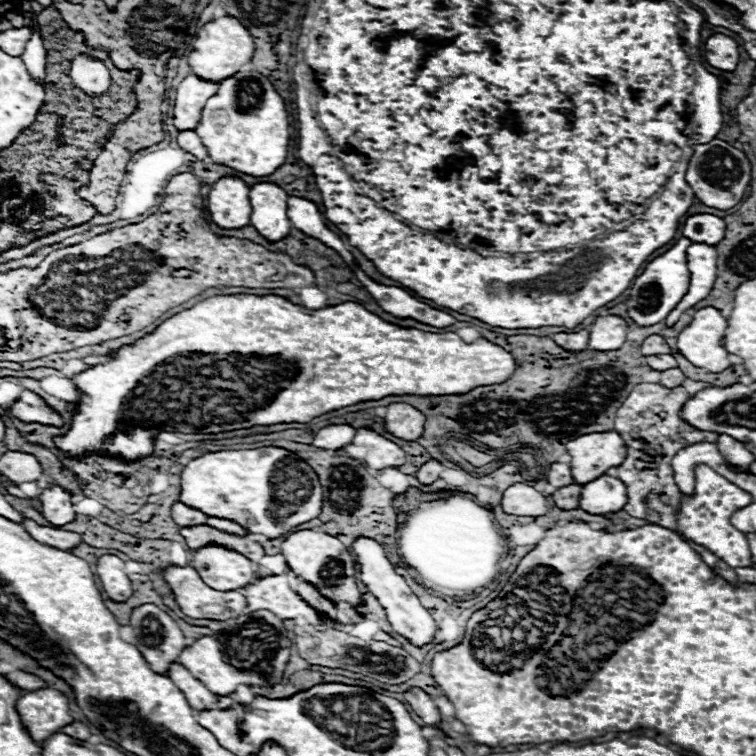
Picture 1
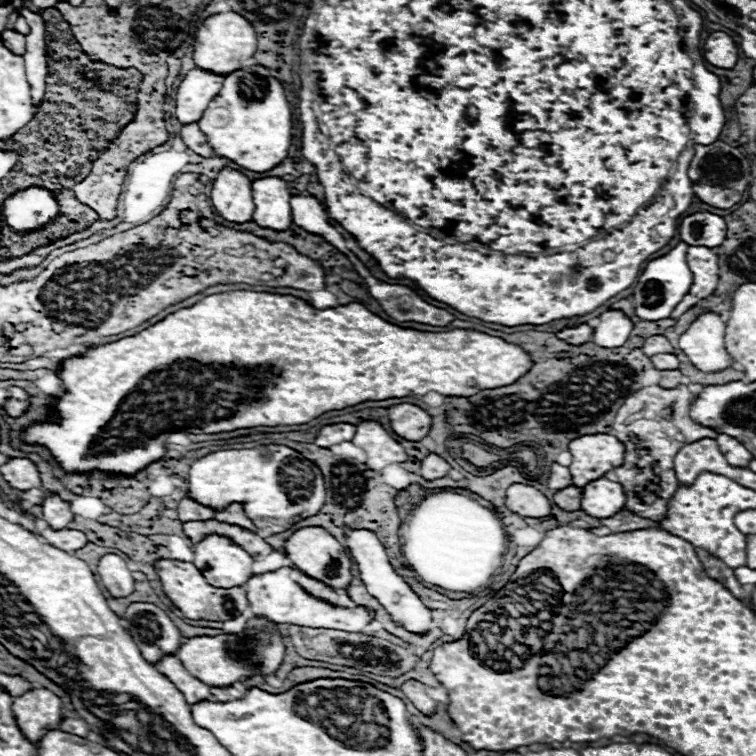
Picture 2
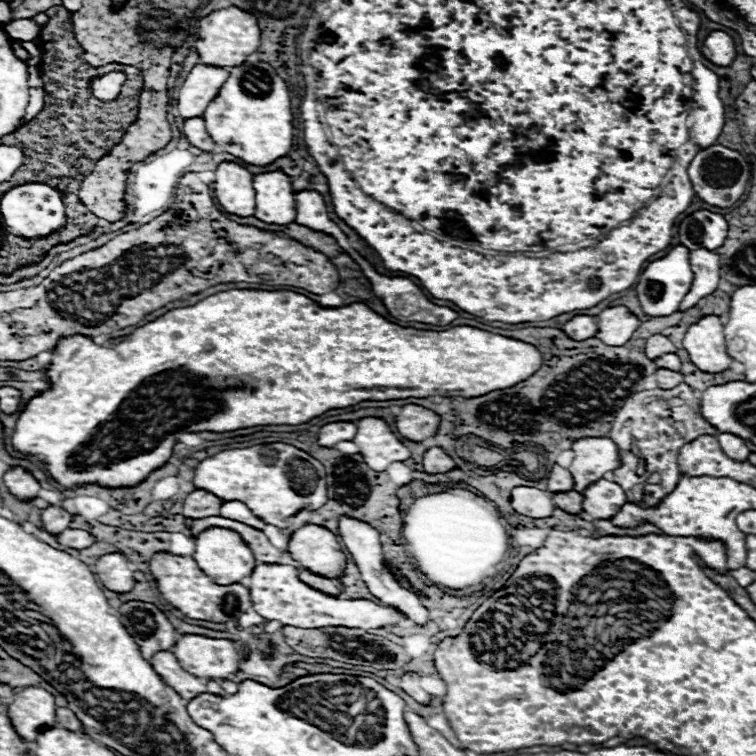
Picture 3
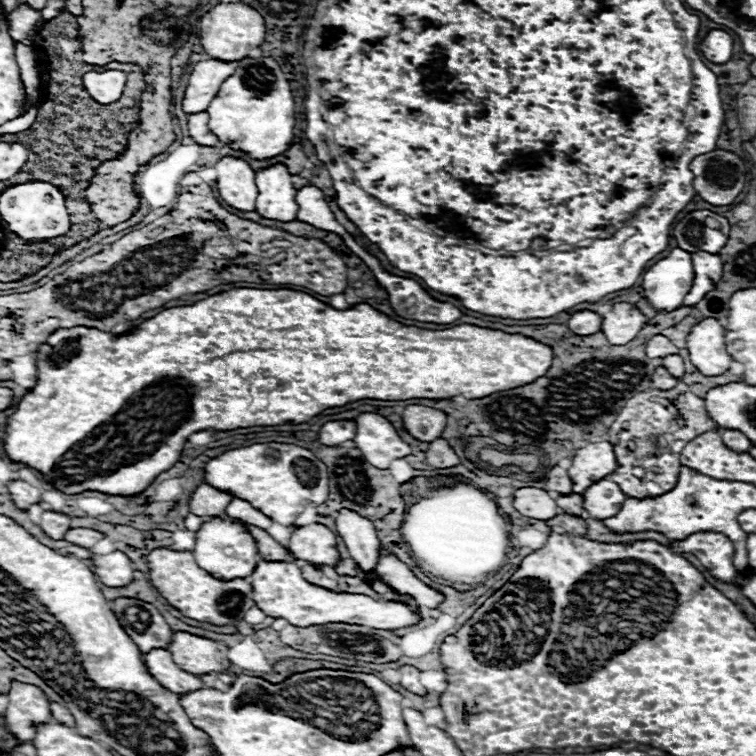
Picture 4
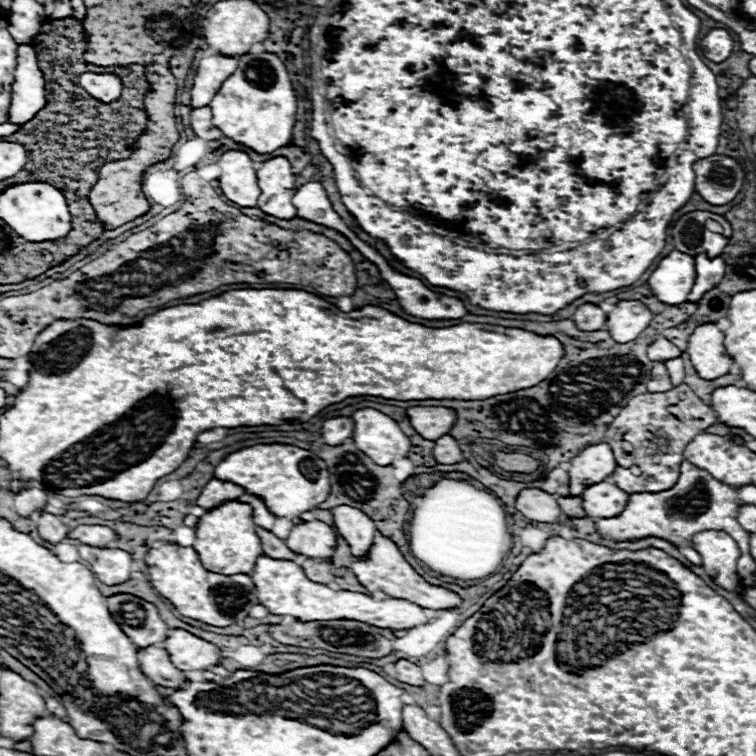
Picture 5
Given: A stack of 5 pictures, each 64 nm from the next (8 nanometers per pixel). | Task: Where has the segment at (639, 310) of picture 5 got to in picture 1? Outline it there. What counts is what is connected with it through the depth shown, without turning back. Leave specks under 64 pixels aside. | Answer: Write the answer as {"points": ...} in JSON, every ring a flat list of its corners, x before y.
{"points":[[598,316,594,324,588,328,590,340,588,340,588,350,618,350,624,340,626,340,626,320,620,316]]}

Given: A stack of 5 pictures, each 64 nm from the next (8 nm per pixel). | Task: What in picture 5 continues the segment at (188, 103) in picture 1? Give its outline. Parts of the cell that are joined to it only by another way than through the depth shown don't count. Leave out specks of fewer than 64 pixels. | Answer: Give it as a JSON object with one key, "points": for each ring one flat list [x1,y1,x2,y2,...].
{"points":[[222,54,202,58,192,78,190,106,192,108,208,106,216,90,220,90,222,82,228,78,228,74,232,74,232,70,236,70,236,66,238,66,238,58,228,58]]}

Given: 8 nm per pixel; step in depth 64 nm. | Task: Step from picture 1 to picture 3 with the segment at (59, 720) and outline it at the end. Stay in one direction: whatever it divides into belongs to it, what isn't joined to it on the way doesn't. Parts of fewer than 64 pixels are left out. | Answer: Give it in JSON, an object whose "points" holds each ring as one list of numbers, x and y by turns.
{"points":[[44,688,20,690,8,706,10,720,24,740,36,740,40,730,56,726,56,700]]}

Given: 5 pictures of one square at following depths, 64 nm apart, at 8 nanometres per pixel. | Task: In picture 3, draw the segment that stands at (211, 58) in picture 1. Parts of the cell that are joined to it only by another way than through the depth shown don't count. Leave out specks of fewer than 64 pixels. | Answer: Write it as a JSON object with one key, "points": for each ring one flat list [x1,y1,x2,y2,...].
{"points":[[232,6,226,10,216,10,200,20,198,26,198,40,196,40,196,52,200,58,200,64,208,66,220,66,220,68,234,68,246,62,248,54,256,52,260,46,260,28,256,24,256,18,248,12]]}

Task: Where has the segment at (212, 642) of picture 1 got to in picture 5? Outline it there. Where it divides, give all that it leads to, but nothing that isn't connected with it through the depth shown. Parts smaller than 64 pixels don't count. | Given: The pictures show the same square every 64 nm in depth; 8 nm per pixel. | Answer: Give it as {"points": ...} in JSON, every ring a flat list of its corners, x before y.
{"points":[[170,628,168,638,160,646,170,654,172,664,184,672,210,670,222,660,218,646,180,628]]}

